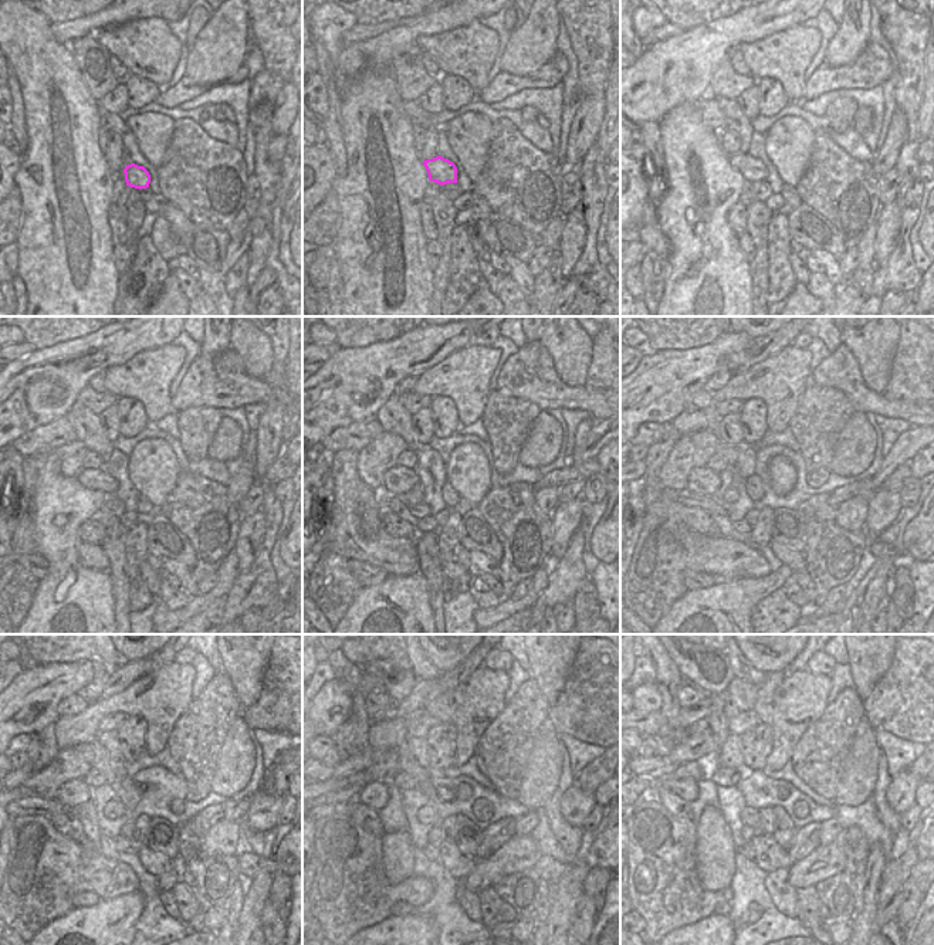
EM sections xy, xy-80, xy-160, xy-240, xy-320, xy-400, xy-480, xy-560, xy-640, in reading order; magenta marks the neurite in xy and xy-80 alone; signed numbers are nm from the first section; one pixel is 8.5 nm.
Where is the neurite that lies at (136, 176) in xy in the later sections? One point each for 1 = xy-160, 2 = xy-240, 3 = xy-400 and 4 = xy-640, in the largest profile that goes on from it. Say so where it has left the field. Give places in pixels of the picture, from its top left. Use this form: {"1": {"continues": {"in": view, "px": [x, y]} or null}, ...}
{"1": {"continues": {"in": "xy-160", "px": [753, 169]}}, "2": {"continues": {"in": "xy-240", "px": [91, 478]}}, "3": {"continues": {"in": "xy-400", "px": [701, 480]}}, "4": {"continues": {"in": "xy-640", "px": [687, 789]}}}

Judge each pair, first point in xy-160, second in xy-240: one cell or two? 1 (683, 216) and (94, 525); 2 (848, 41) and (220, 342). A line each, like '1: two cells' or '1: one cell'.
1: two cells
2: one cell

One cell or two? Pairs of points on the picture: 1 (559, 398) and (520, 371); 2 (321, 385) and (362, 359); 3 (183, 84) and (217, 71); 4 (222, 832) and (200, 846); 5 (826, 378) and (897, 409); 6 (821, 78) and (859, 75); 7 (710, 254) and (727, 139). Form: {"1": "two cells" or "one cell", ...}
{"1": "one cell", "2": "one cell", "3": "two cells", "4": "one cell", "5": "one cell", "6": "one cell", "7": "two cells"}

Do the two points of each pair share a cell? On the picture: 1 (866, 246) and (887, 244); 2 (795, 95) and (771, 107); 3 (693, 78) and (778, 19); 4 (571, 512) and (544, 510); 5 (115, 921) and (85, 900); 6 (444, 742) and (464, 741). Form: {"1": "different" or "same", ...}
{"1": "different", "2": "different", "3": "same", "4": "different", "5": "different", "6": "different"}

